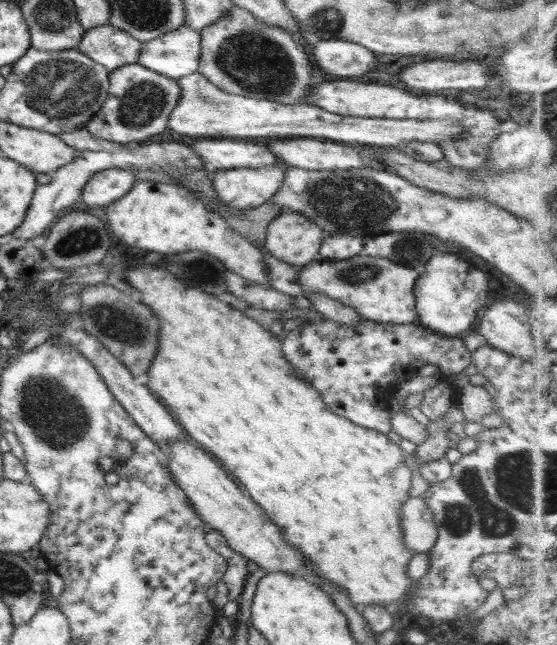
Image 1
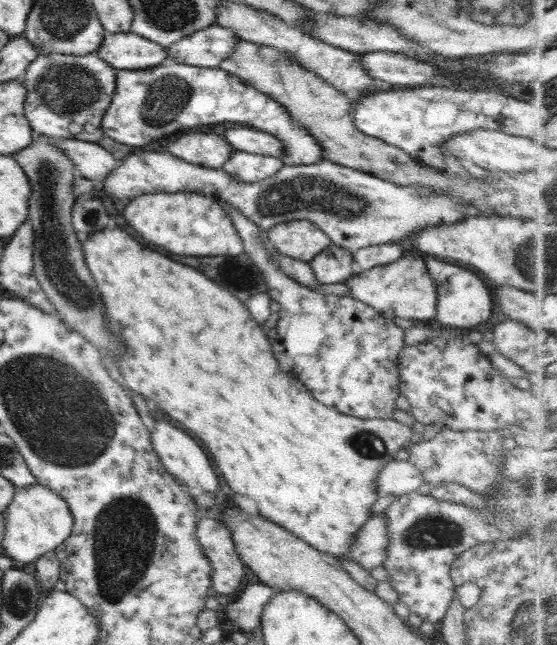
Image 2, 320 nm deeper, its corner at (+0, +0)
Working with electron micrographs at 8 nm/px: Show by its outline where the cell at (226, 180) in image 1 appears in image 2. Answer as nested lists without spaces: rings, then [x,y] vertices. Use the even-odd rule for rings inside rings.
[[[234,150],[222,170],[238,182],[258,182],[270,178],[284,166],[279,158]]]

